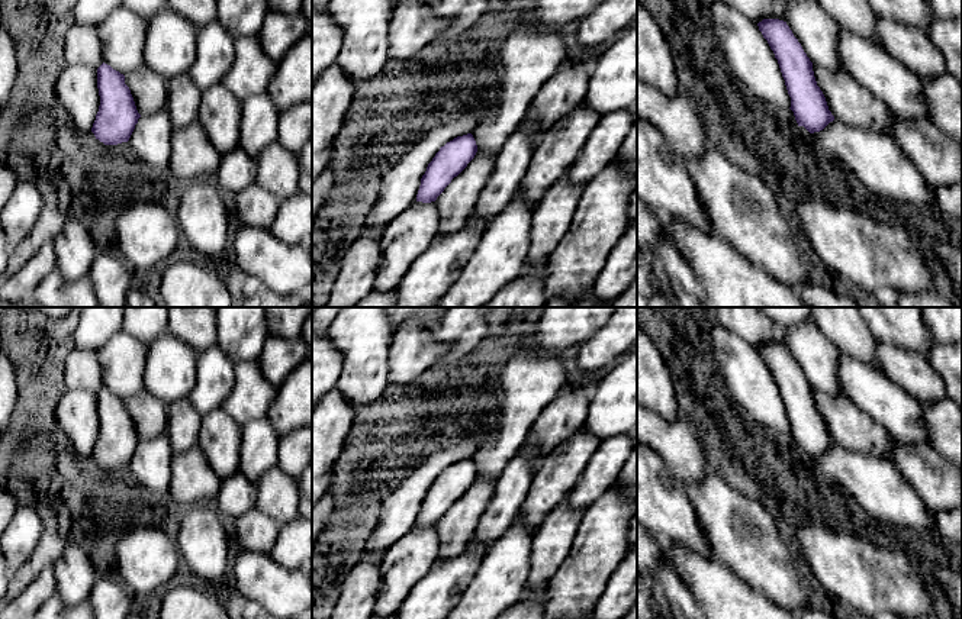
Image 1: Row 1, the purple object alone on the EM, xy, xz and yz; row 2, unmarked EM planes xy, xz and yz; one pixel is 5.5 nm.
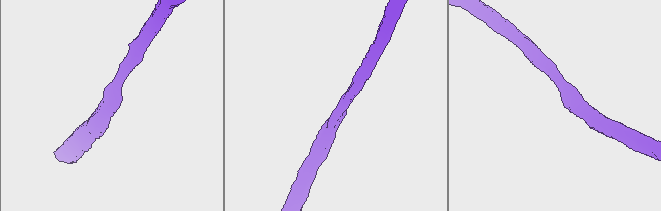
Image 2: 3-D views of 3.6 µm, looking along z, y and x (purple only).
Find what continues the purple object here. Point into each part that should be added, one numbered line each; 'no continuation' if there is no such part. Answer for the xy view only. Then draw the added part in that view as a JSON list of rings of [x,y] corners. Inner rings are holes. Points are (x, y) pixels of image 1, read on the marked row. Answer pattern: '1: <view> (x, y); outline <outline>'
no continuation

